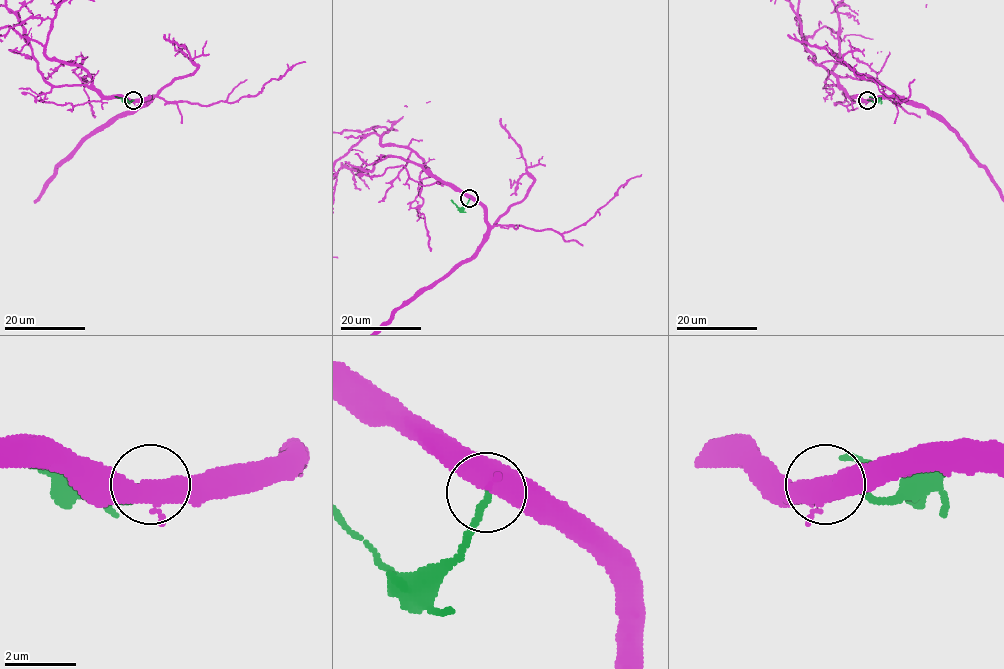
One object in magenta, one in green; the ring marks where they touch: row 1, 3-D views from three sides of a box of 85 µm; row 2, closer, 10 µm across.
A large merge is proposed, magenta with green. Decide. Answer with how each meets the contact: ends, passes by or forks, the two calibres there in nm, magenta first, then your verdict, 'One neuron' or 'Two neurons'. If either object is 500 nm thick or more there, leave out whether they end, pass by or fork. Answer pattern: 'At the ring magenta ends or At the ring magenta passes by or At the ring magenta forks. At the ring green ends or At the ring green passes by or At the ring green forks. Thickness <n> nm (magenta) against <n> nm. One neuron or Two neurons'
Thickness 550 nm (magenta) against 200 nm. Two neurons

